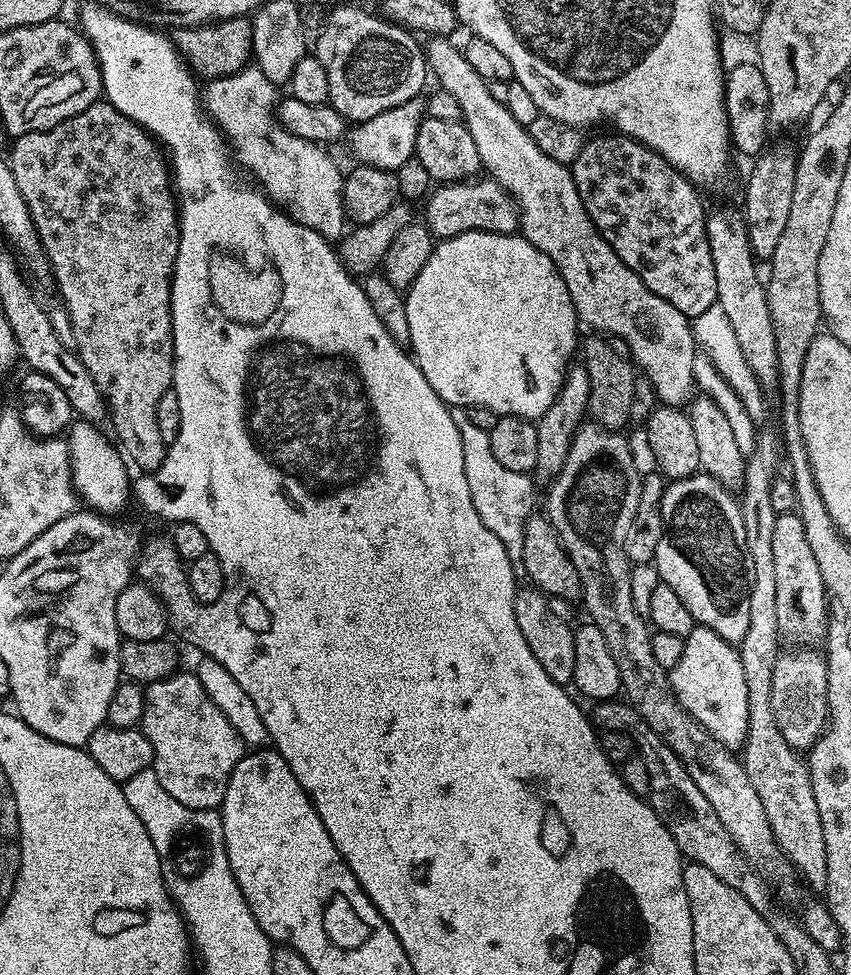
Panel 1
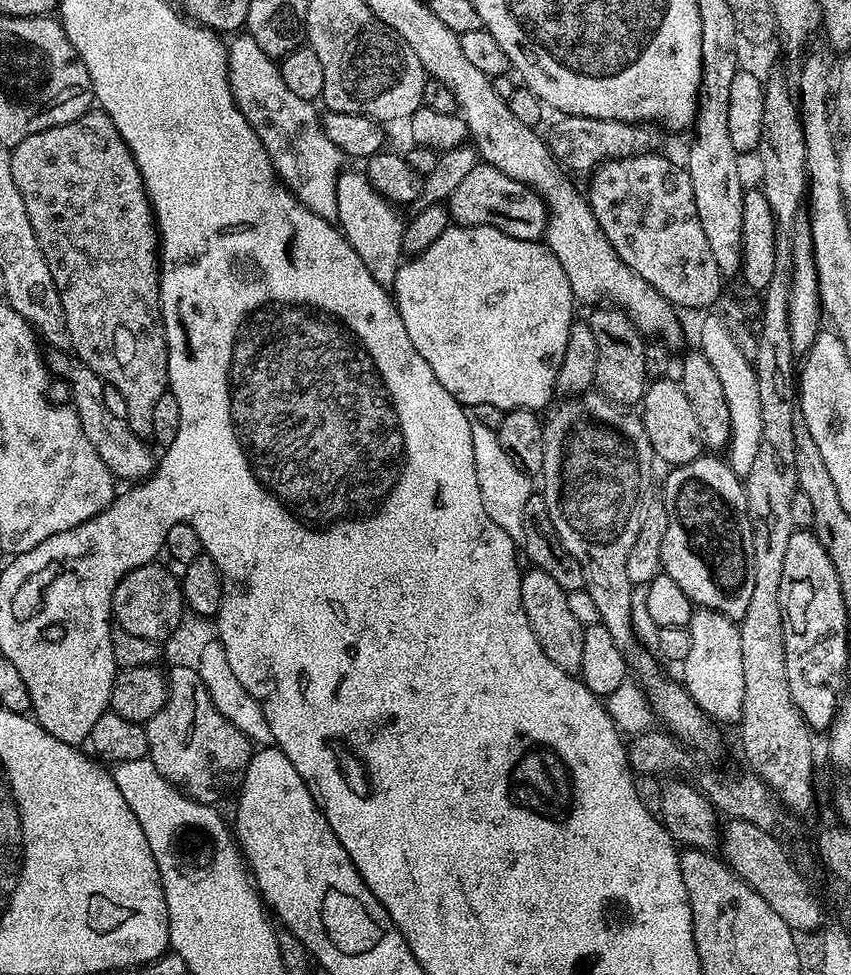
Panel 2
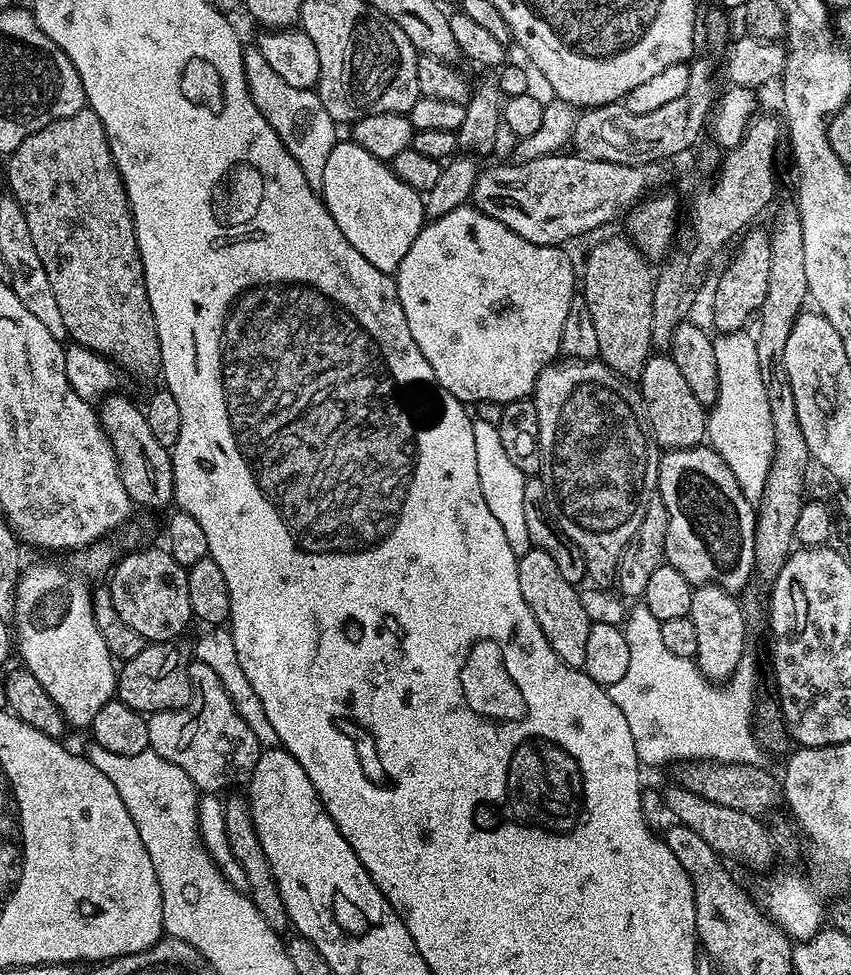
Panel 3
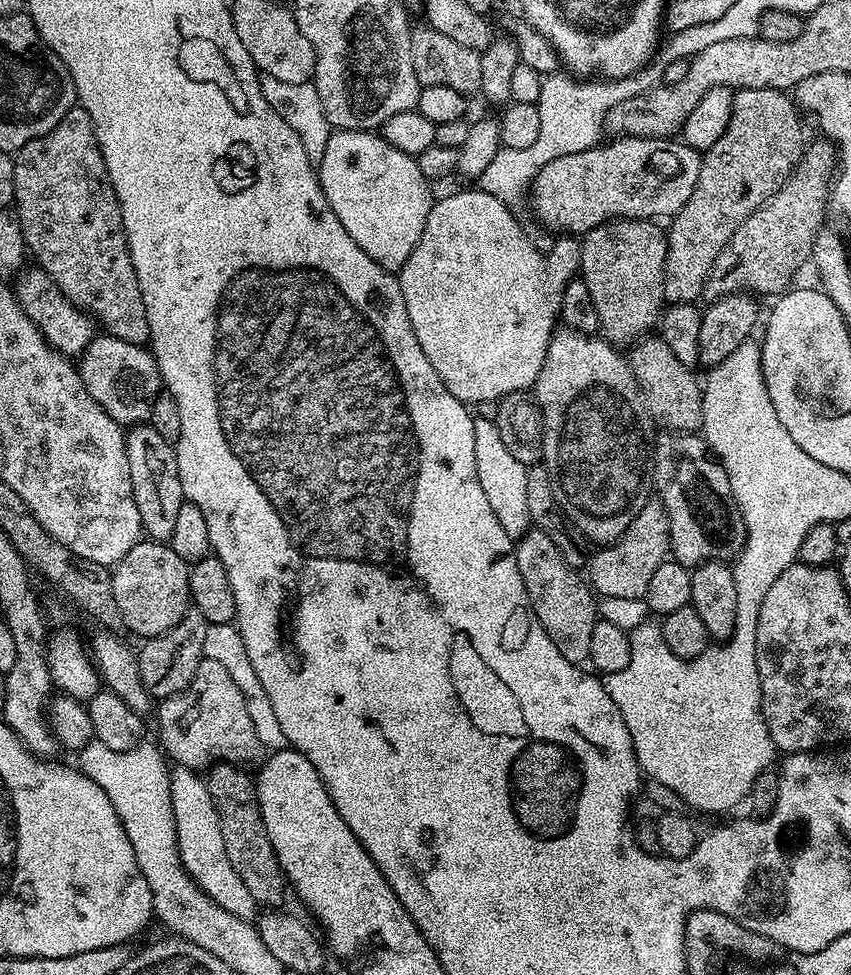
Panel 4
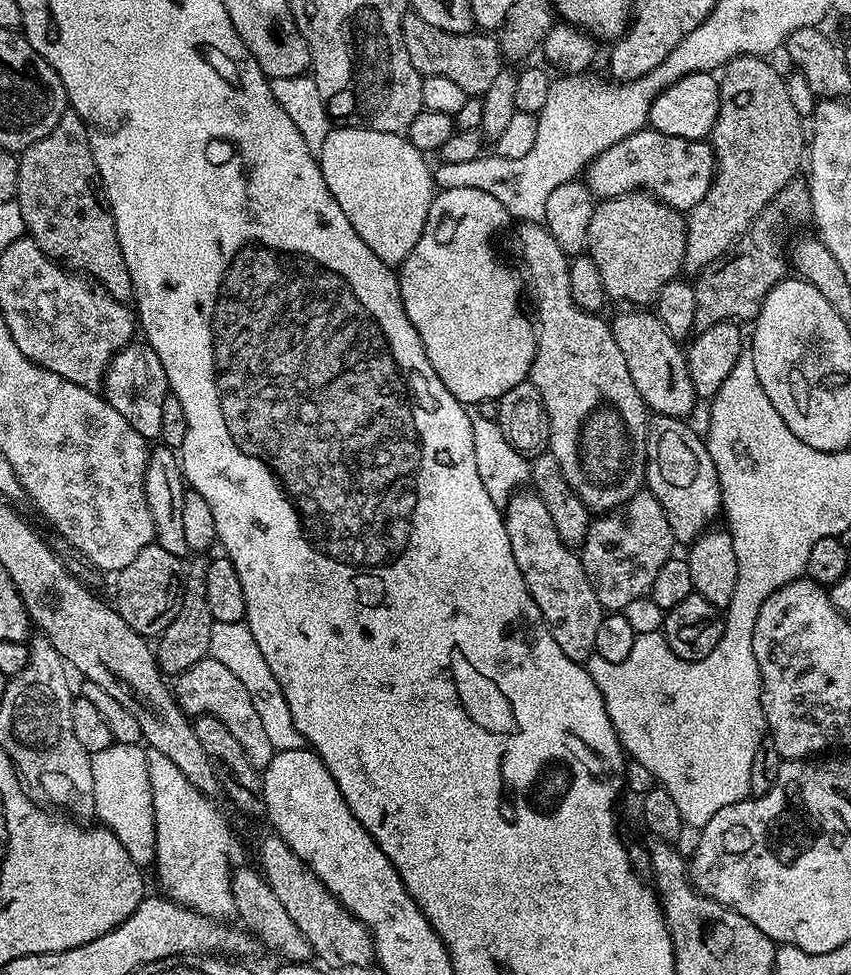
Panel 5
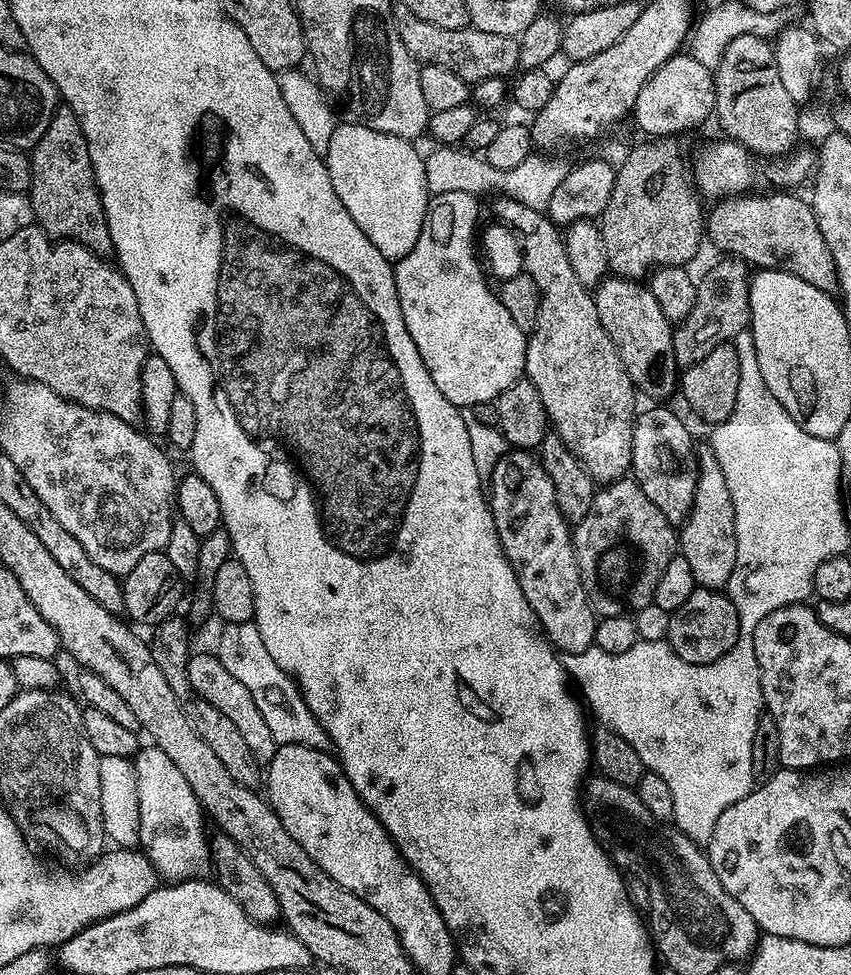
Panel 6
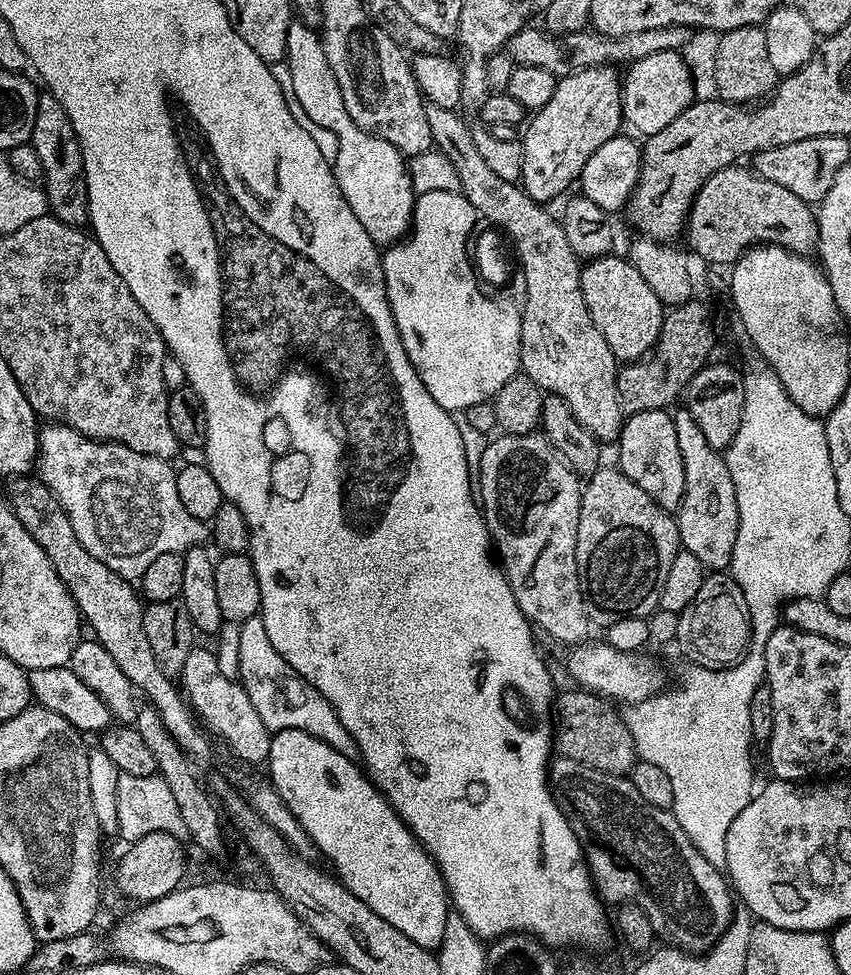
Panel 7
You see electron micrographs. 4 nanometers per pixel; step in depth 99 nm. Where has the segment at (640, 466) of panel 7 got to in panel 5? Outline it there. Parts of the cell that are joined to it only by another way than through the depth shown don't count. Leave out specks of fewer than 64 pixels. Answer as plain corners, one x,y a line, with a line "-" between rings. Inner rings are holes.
653,415
648,422
648,470
646,488
662,506
666,522
670,522
672,539
677,545
691,545
705,531
707,520
719,517
720,483
708,445
679,416

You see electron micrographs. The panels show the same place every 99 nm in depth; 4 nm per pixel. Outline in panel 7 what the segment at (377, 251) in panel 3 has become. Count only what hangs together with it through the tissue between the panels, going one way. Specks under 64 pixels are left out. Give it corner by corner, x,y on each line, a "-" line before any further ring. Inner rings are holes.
293,19
286,36
286,63
290,70
290,78
296,91
298,102
302,102
302,110
318,122
318,126
326,126
326,130
334,130
338,138
338,158
334,162
336,181
346,198
350,202
350,210
358,217
358,222
366,226
366,234
377,246
391,246
407,237
412,226
412,211
416,205
417,193
412,190
412,179
408,173
406,157
386,138
378,138
366,130
362,130
346,114
346,102
342,102
342,90
338,90
338,78
334,78
334,70
330,70
330,62
326,58
326,50
320,41
319,31
310,29
300,19

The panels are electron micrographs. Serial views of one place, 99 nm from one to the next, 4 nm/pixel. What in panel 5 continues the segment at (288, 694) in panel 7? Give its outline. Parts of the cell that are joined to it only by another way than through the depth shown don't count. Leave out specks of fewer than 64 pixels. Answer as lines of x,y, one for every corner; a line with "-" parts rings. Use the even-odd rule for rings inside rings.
244,620
213,623
208,655
222,662
222,666
227,666
238,677
238,682
246,686
246,694
250,694
250,702
254,702
254,711
258,714
263,729
266,730
266,738
270,738
272,749
276,752
285,752
305,747
304,736
298,730
298,726
294,726
294,718
290,718
286,698
274,674
270,674
270,666
266,666
266,658
262,658
258,650
258,642
254,642
254,634
250,634

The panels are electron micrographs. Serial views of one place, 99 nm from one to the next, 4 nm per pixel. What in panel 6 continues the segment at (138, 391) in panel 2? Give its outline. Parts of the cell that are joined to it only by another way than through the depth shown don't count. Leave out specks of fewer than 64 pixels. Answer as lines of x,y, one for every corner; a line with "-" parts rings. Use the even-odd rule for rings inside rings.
67,106
57,107
56,113
50,118
50,126
46,126
46,134
38,138
38,142
30,149
32,162
32,185
26,193
28,201
32,203
32,214
35,223
49,237
58,240
73,240
86,246
92,252
108,254
112,252
112,239
106,222
106,214
102,206
100,191
96,185
96,175
90,162
90,150
86,146
86,138
82,134
82,126

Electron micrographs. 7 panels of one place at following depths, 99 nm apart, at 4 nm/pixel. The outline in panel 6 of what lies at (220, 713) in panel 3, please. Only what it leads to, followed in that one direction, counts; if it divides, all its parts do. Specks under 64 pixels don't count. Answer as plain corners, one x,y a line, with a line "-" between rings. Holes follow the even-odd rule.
211,651
200,652
197,656
196,653
189,655
188,677
192,683
193,693
199,699
210,702
218,710
222,710
222,714
226,714
226,718
230,718
230,722
238,726
242,738
246,738
250,754
254,754
254,758
261,766
267,766
274,758
278,745
274,742
274,734
270,734
262,713
258,711
258,706
254,706
250,690
246,690
246,686
242,686
242,682
238,682
238,678
234,678
234,674
230,674
230,670
226,670
226,666
222,666
220,659

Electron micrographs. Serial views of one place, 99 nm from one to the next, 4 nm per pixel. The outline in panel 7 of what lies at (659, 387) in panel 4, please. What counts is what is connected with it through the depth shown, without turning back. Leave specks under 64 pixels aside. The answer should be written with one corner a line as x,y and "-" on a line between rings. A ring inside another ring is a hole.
609,254
589,260
580,269
580,289
582,298
586,298
586,310
590,310
590,318
594,318
594,326
606,338
606,346
615,354
617,361
631,362
645,359
655,349
662,322
666,315
666,305
660,301
658,294
650,290
650,286
642,279
642,274
623,255

